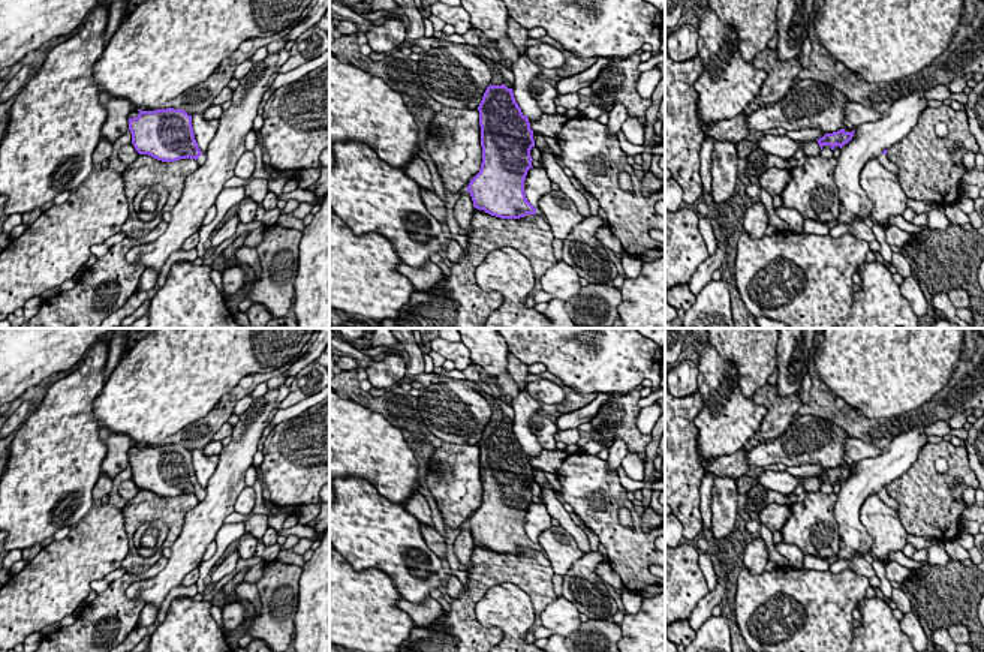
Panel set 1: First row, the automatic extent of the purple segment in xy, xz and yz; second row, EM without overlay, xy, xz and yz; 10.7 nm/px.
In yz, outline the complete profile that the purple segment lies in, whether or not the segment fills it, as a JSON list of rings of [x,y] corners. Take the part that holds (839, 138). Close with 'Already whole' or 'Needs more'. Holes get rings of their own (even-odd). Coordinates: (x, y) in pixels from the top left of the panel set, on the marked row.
[[[840,129],[837,132],[833,132],[833,133],[825,133],[822,138],[816,139],[821,150],[824,145],[830,145],[831,150],[834,150],[837,145],[842,148],[845,144],[848,144],[852,136],[854,136],[854,132],[846,132],[845,129]]]. Already whole

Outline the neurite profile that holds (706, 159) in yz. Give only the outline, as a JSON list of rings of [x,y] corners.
[[[704,126],[702,130],[705,133],[702,147],[699,151],[699,160],[701,160],[701,178],[702,178],[702,196],[708,195],[711,192],[711,151],[713,151],[713,139],[707,135],[711,126]]]

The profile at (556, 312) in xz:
[[[556,298],[548,301],[548,307],[544,315],[551,321],[551,328],[577,328],[565,309],[565,303],[566,301]]]

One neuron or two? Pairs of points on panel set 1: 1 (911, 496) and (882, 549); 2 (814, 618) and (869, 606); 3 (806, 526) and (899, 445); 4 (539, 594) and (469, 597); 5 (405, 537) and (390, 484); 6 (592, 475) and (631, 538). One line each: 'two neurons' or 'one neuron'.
1: two neurons
2: two neurons
3: two neurons
4: one neuron
5: two neurons
6: one neuron

